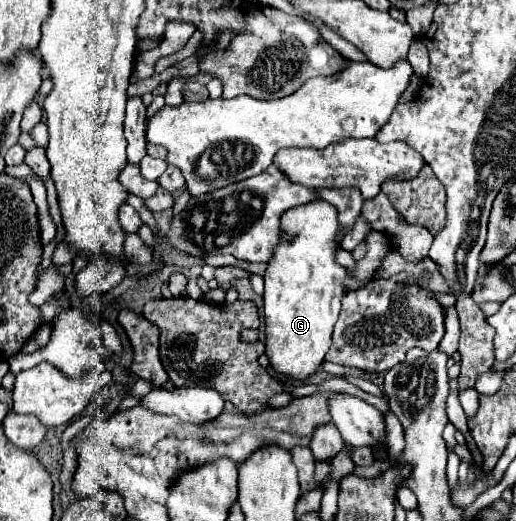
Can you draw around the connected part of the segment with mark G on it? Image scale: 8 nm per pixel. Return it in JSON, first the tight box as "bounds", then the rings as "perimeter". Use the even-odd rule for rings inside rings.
{"bounds":[264,200,348,380],"perimeter":[[[322,200],[294,206],[280,218],[278,244],[264,274],[266,354],[276,372],[288,378],[306,380],[324,362],[330,348],[330,336],[340,314],[346,294],[344,280],[348,276],[348,268],[336,262],[340,250],[338,232],[336,208]]]}

